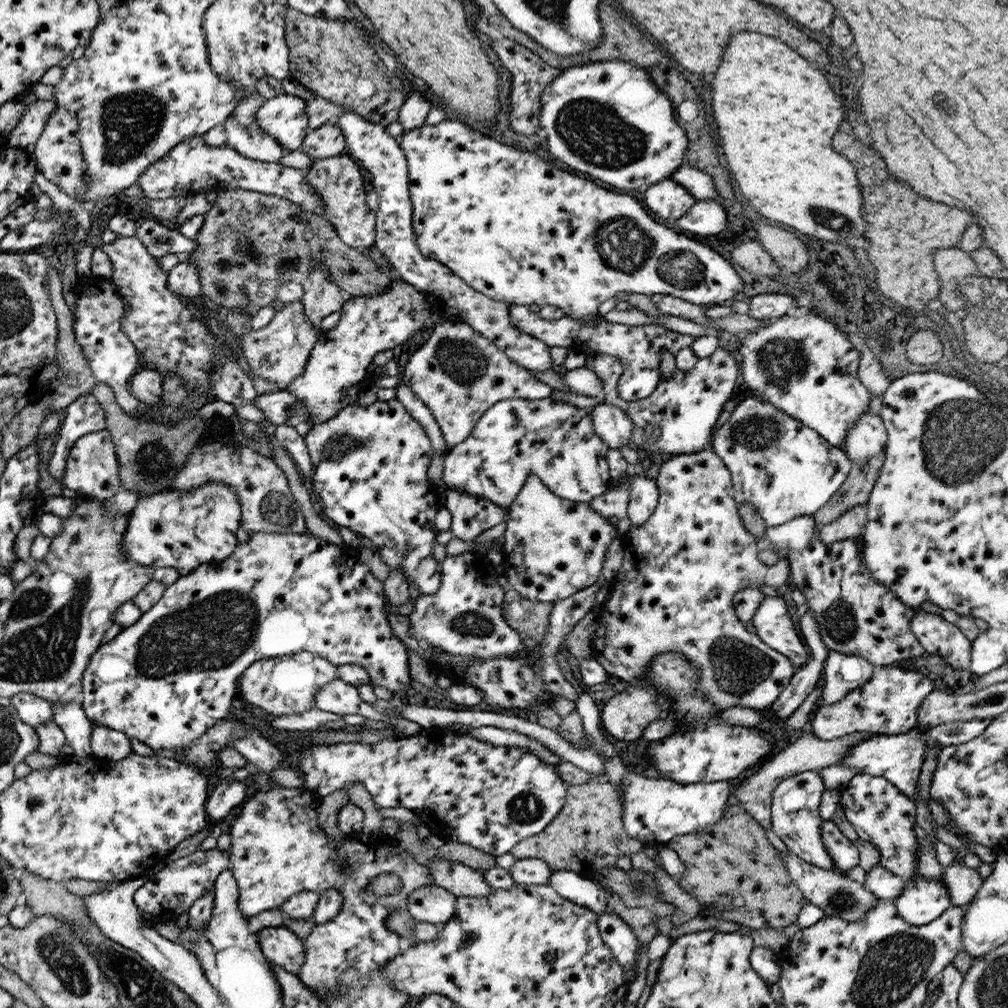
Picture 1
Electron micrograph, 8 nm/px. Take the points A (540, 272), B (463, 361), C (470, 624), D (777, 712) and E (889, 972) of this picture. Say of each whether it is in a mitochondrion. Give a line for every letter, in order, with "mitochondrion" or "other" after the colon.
A: other
B: mitochondrion
C: mitochondrion
D: other
E: mitochondrion

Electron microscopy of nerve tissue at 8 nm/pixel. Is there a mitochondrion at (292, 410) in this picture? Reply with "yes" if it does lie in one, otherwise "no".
yes

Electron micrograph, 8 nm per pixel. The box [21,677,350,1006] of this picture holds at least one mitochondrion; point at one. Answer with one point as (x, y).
(58, 951)

